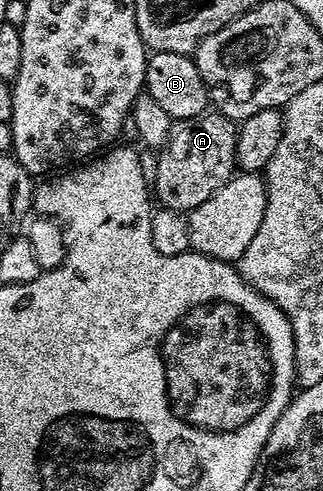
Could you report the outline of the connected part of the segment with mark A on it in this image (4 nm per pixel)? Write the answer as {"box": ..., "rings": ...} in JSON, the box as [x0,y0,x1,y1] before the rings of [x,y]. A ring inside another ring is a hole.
{"box":[151,110,238,214],"rings":[[[216,110],[173,122],[164,147],[156,153],[157,173],[151,176],[151,188],[156,199],[157,196],[161,199],[160,207],[188,214],[195,206],[207,202],[207,198],[211,198],[219,186],[232,180],[237,168],[237,130],[238,125],[234,121]]]}

